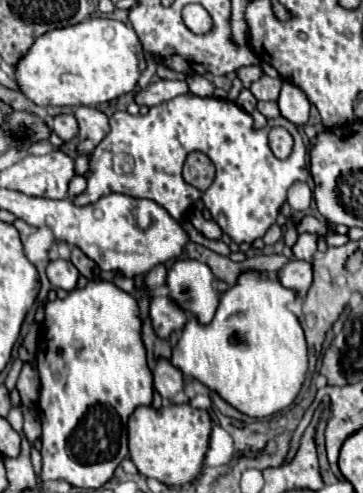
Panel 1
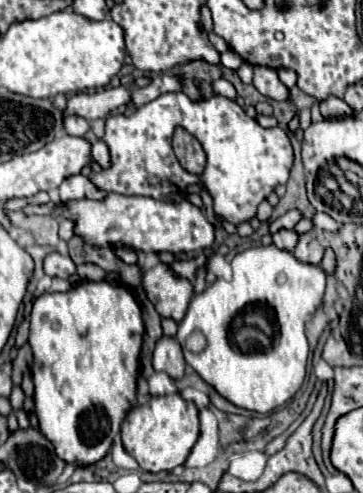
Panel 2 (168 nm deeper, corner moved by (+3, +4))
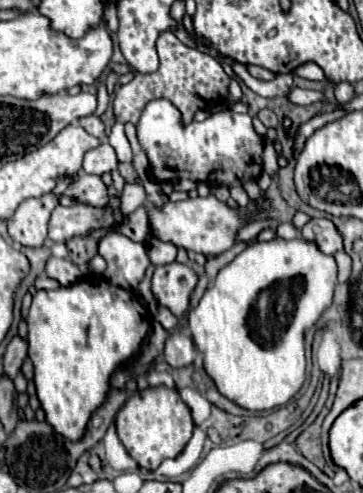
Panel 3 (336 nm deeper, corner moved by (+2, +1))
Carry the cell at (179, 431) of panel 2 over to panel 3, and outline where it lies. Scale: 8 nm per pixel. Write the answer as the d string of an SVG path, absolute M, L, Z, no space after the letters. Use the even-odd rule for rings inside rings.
M148 387L144 391L136 391L124 403L124 407L116 415L116 429L130 457L142 469L154 471L164 459L174 459L184 451L186 443L192 437L194 421L188 405L182 401L176 389L168 391L168 387Z

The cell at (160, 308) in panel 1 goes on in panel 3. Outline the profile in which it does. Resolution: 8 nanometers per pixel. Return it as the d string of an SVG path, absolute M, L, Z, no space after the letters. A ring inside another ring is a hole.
M168 263L154 269L150 289L158 305L170 309L178 319L182 319L182 315L188 311L196 281L198 275L190 267L182 263Z

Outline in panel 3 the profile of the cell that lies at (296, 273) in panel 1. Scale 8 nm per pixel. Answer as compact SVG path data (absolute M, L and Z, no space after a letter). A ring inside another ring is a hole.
M312 219L302 227L302 239L308 243L316 243L320 251L326 255L334 255L342 249L342 239L330 219Z

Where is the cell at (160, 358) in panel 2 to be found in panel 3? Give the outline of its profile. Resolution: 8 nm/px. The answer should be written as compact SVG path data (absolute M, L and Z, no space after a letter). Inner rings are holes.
M170 333L164 347L164 359L170 367L188 367L196 357L196 349L190 337Z

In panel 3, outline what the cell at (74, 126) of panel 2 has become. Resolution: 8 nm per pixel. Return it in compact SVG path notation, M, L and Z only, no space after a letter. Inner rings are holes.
M96 115L82 117L78 123L80 123L80 127L84 127L90 135L94 135L94 137L98 137L98 139L104 135L104 123L102 123Z

